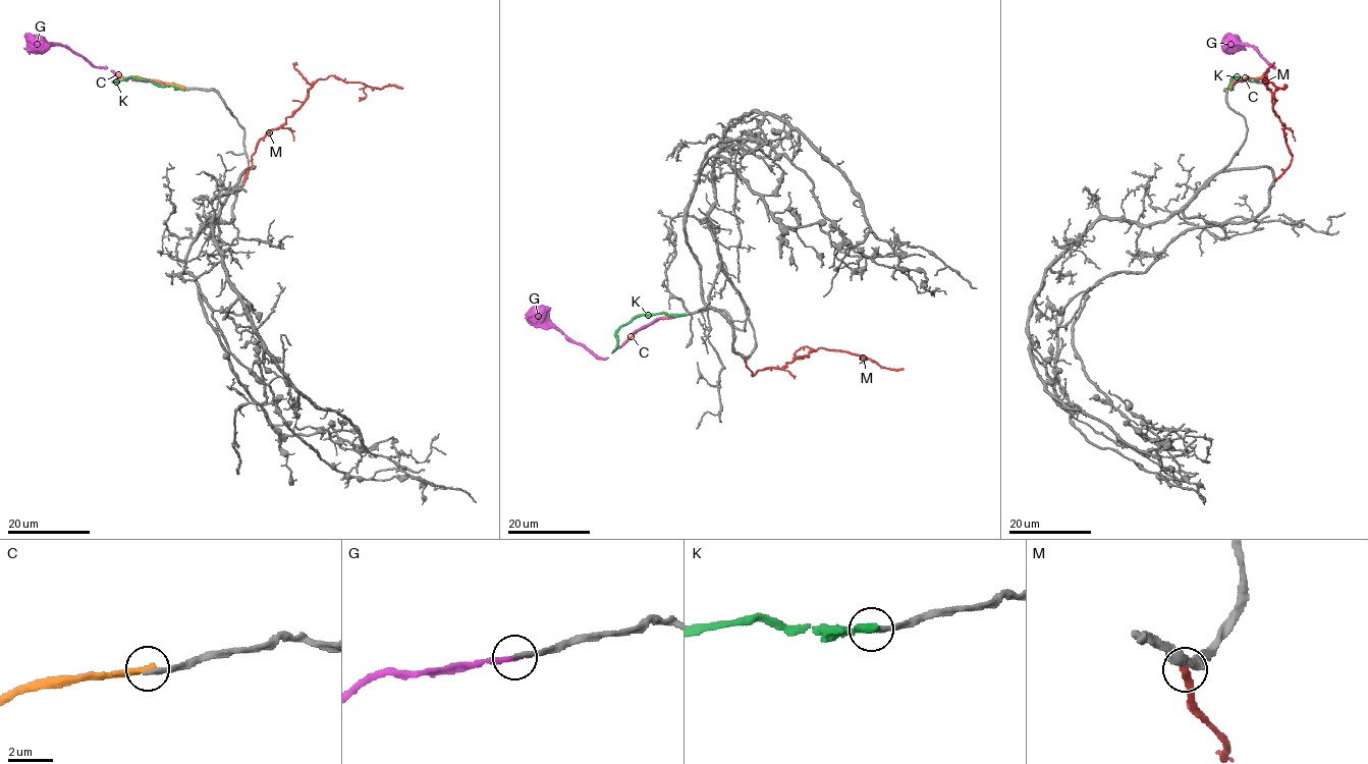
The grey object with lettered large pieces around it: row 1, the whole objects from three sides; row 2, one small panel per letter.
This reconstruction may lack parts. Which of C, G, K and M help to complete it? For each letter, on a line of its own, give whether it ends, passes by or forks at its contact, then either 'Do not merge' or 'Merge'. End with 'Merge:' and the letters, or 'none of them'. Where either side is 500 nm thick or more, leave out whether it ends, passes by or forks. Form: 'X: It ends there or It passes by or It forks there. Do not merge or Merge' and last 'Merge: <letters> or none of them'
C: It ends there. Do not merge
G: It ends there. Merge
K: It ends there. Do not merge
M: It ends there. Do not merge
Merge: G

